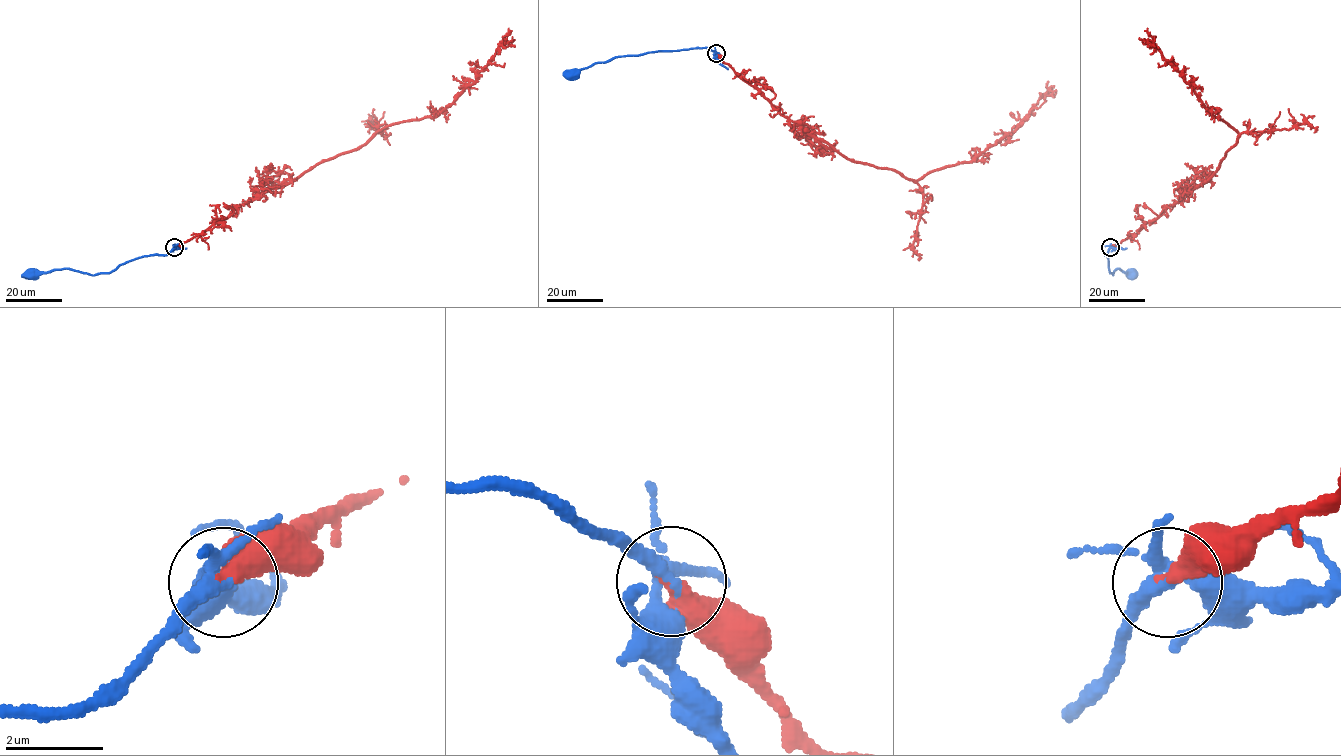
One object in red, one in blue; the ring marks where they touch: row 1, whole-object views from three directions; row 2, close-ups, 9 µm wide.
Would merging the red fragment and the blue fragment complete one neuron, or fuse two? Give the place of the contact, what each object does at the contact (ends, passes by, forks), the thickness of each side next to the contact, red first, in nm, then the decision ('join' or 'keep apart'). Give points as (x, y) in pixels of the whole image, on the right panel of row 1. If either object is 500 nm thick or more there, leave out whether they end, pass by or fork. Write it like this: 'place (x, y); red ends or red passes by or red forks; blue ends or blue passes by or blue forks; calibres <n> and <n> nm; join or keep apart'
place (1110, 247); red ends; blue forks; calibres 440 and 240 nm; join

